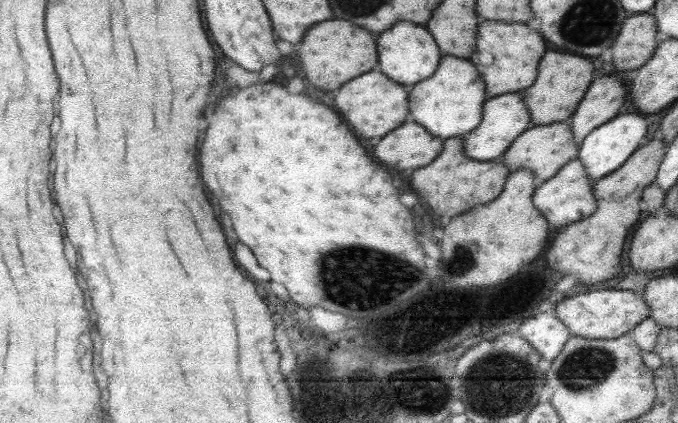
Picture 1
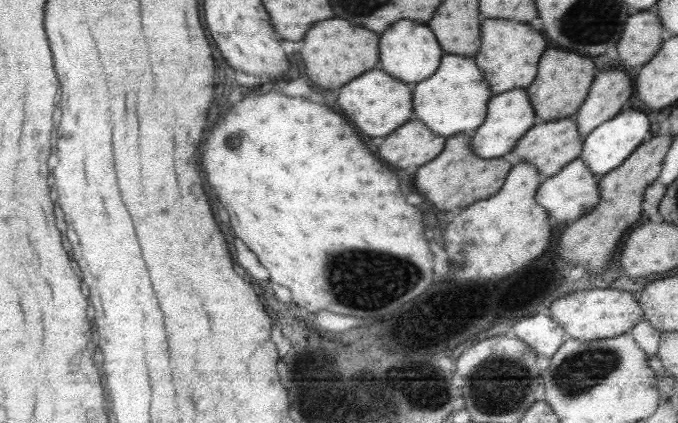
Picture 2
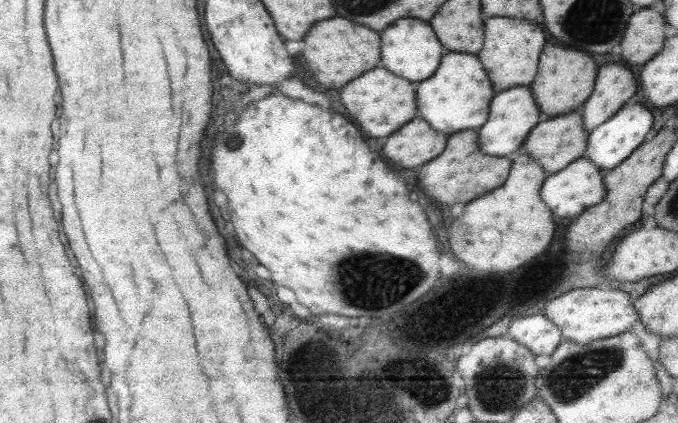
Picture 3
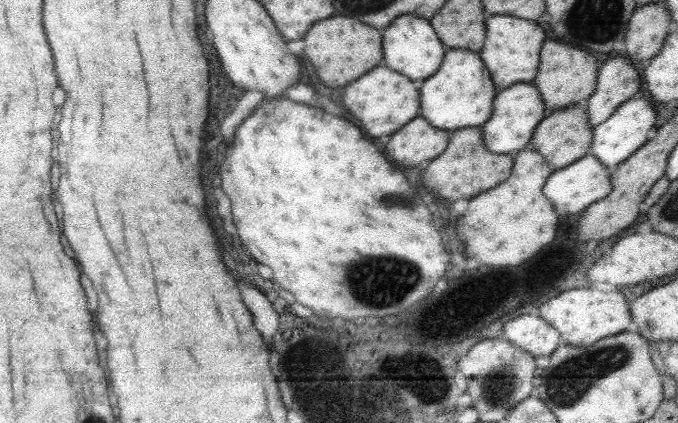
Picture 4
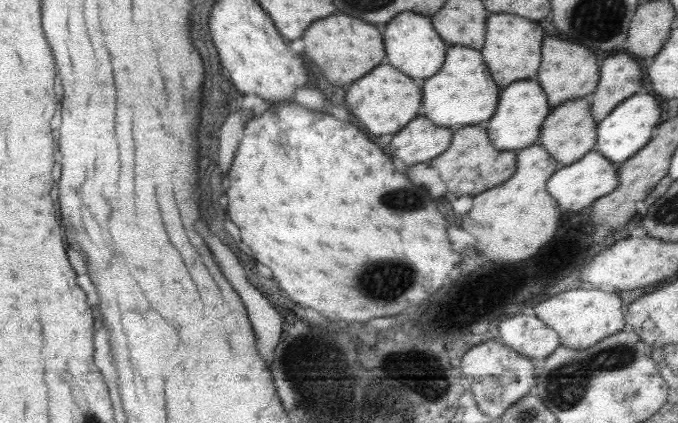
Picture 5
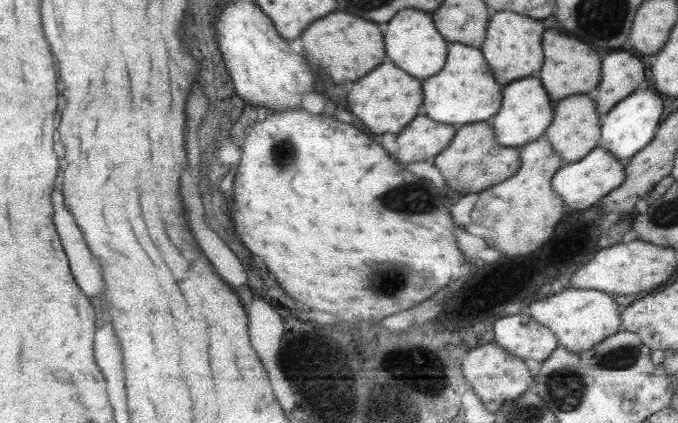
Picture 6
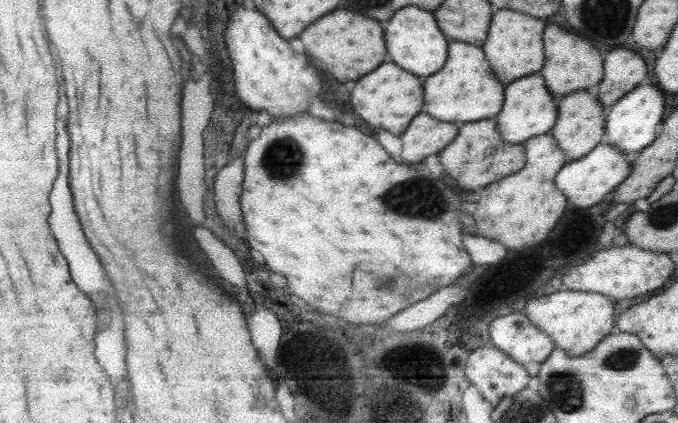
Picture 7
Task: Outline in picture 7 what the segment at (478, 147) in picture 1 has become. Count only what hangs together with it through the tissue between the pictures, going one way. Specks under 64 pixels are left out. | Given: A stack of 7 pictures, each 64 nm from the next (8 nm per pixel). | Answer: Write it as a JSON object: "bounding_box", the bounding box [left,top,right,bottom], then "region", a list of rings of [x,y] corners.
{"bounding_box":[496,74,557,144],"region":[[[530,74],[516,78],[511,84],[504,85],[504,99],[501,110],[496,114],[499,136],[505,142],[520,144],[528,138],[545,134],[551,130],[557,118],[557,99],[547,91],[541,75]]]}

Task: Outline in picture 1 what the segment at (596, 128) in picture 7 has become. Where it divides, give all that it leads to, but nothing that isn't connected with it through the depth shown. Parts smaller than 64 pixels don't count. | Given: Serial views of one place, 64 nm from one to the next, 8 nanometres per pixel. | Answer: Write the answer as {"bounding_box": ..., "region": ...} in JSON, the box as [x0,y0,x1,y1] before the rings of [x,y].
{"bounding_box":[501,120,579,182],"region":[[[568,120],[543,125],[531,124],[503,152],[501,162],[509,172],[515,172],[519,168],[531,170],[537,181],[542,182],[551,178],[567,161],[577,157],[577,149],[579,145],[573,142],[573,132]]]}

